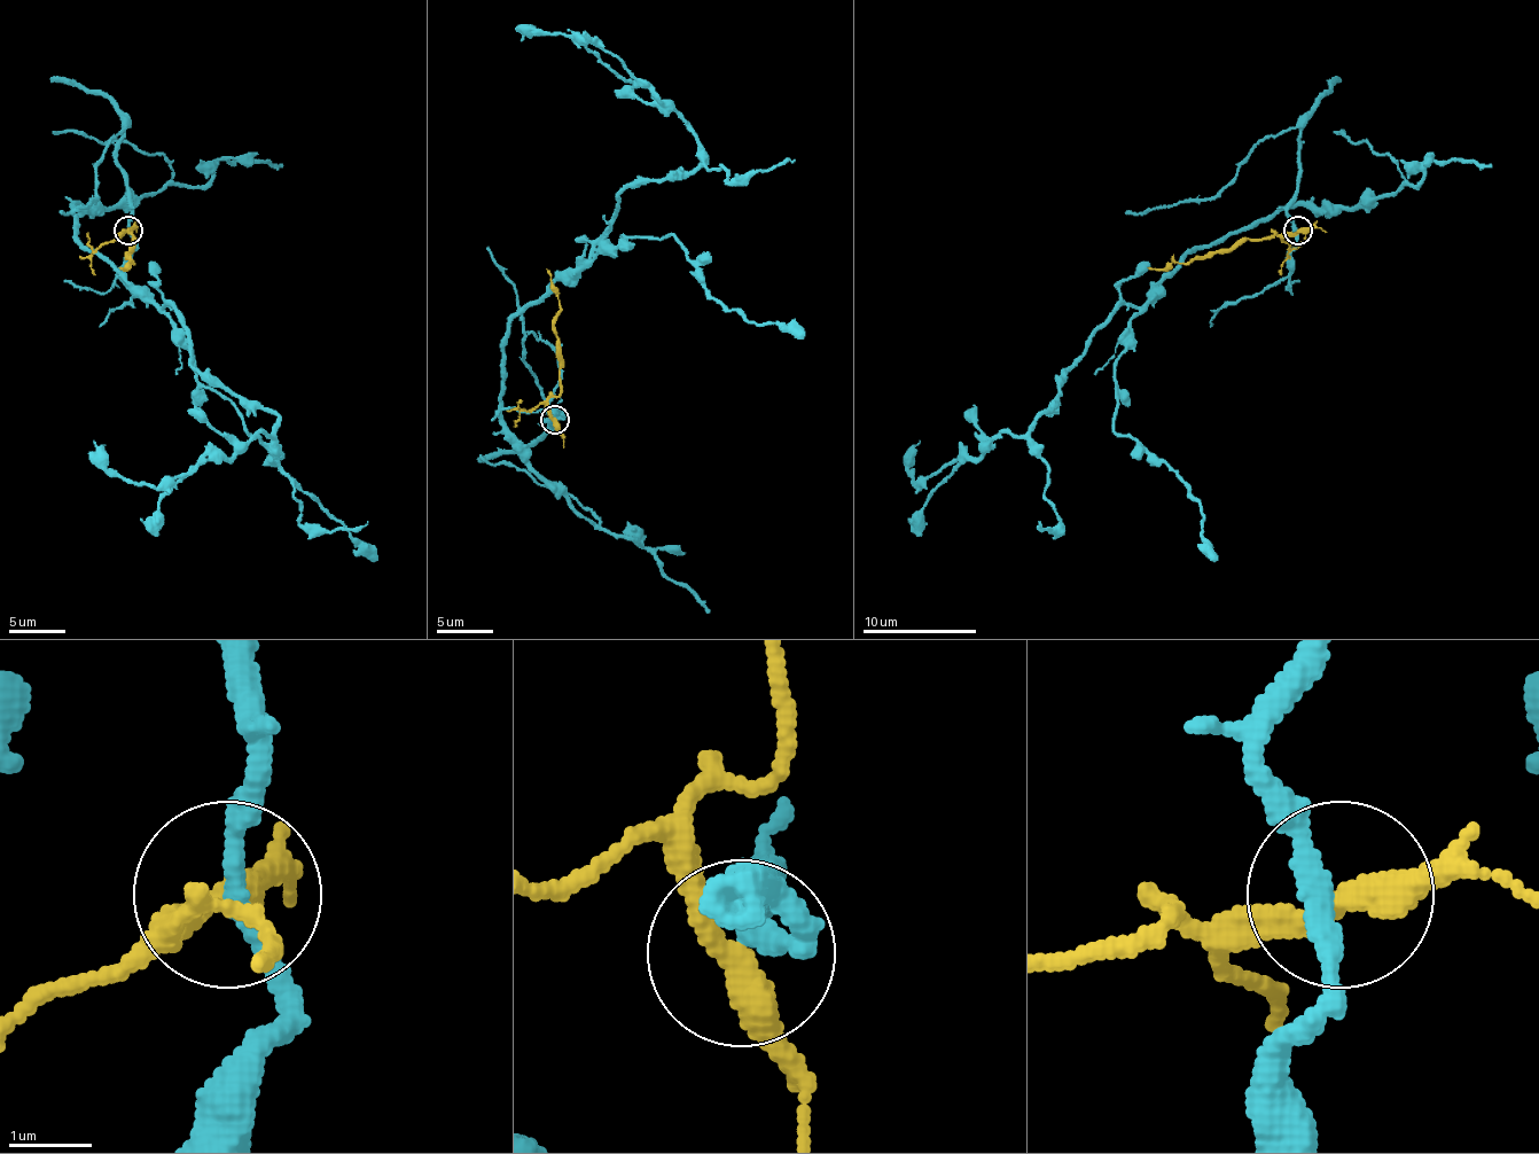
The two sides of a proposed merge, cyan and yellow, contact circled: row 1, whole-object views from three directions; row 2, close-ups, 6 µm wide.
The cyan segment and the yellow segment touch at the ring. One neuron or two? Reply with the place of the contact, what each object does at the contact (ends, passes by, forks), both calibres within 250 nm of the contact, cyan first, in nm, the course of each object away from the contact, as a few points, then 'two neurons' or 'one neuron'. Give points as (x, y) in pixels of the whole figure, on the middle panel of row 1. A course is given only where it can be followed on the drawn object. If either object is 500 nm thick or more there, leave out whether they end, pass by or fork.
place (555, 419); cyan passes by; yellow passes by; calibres 240 and 360 nm; course cyan (555, 419), (528, 444), (505, 425), (507, 325), (584, 263), (630, 186), (705, 155), (615, 55), (522, 41); course yellow (555, 419), (547, 402), (561, 390), (553, 317), (559, 308), (547, 268); two neurons

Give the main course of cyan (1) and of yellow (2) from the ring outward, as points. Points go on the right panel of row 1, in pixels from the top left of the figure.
1: (1297, 229), (1289, 204), (1322, 201), (1184, 258), (1093, 335), (1025, 434), (918, 485), (920, 439)
2: (1297, 229), (1268, 239), (1241, 239), (1226, 250), (1195, 255), (1187, 264), (1147, 266)

